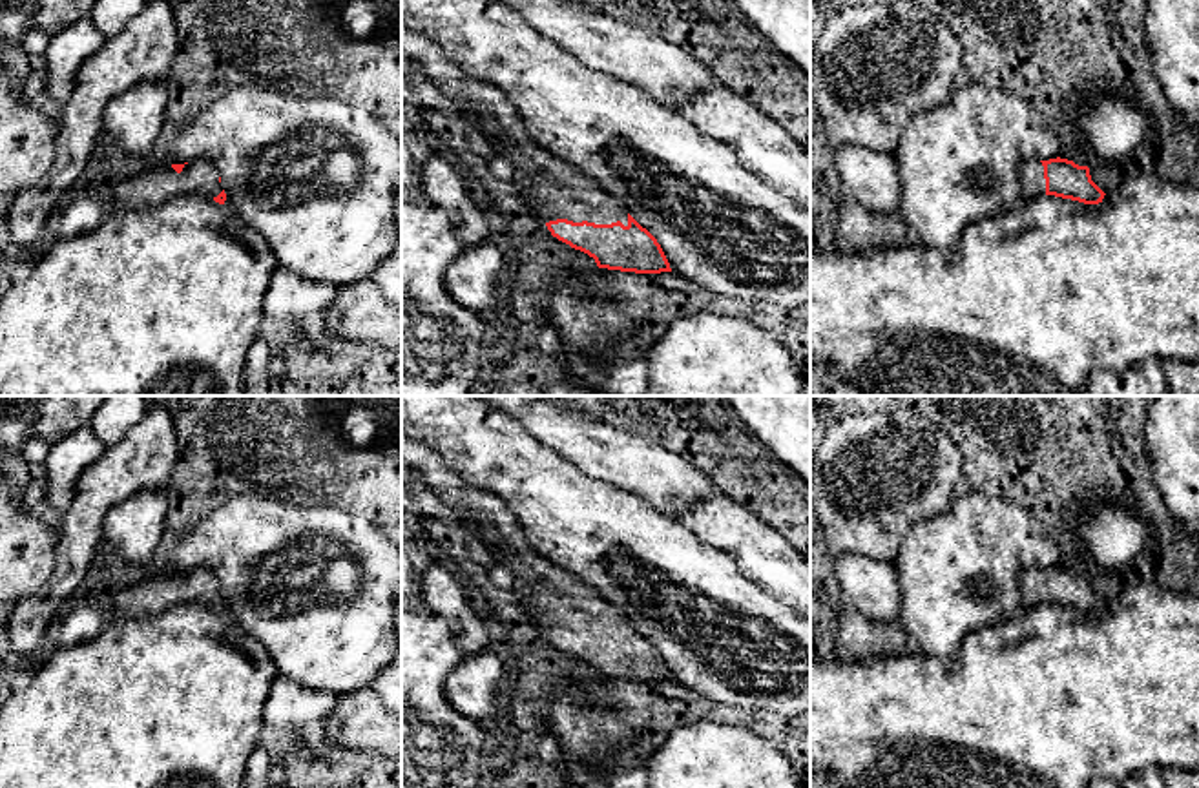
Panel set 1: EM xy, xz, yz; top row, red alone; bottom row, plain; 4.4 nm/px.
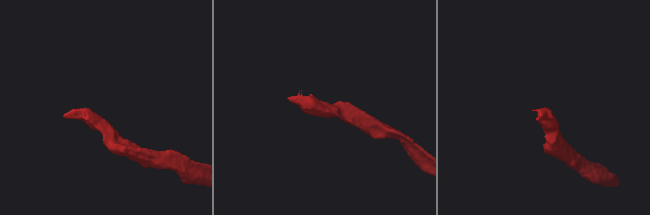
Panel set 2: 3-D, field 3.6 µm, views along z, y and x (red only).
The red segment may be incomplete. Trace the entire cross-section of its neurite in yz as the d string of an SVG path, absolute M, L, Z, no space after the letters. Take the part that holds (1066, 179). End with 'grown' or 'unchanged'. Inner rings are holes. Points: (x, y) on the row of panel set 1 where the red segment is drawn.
M1060 157L1029 161L1022 166L1020 177L1024 197L1055 195L1084 204L1099 204L1106 195L1091 181L1088 166L1079 166L1073 161Z; grown

